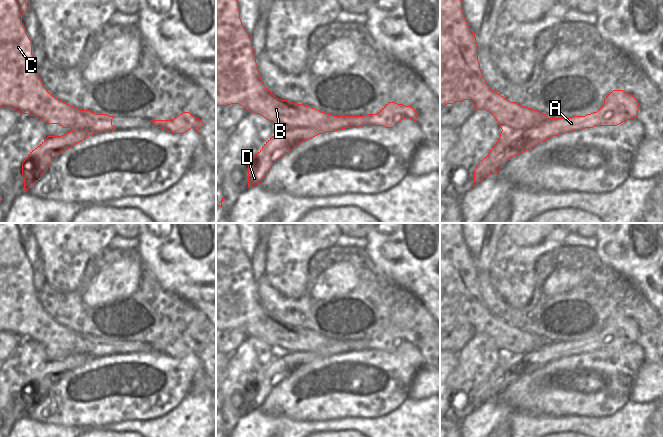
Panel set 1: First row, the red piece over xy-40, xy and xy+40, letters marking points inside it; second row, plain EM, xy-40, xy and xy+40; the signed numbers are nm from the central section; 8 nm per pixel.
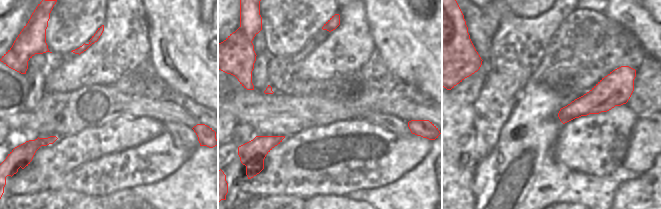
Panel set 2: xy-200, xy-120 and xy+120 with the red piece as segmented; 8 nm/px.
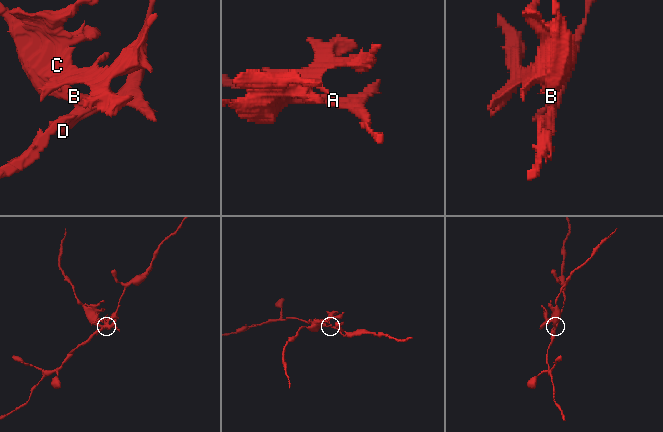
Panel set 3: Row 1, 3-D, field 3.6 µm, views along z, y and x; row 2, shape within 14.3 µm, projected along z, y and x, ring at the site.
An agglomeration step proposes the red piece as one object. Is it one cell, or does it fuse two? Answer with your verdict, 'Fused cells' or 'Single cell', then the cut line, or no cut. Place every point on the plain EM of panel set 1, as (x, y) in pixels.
Fused cells. Split along xy (277, 354), (316, 352), (325, 356)

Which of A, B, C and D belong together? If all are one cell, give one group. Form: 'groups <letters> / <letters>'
groups A D / B C

